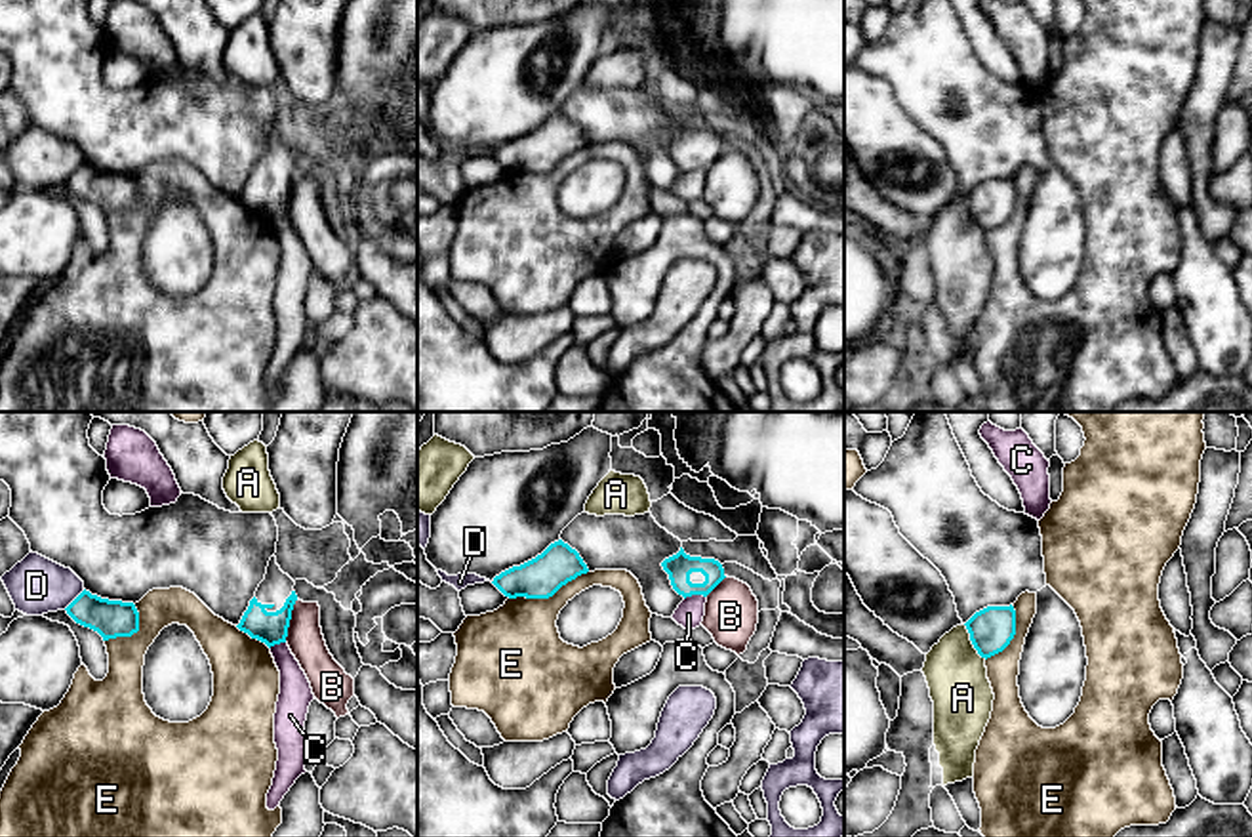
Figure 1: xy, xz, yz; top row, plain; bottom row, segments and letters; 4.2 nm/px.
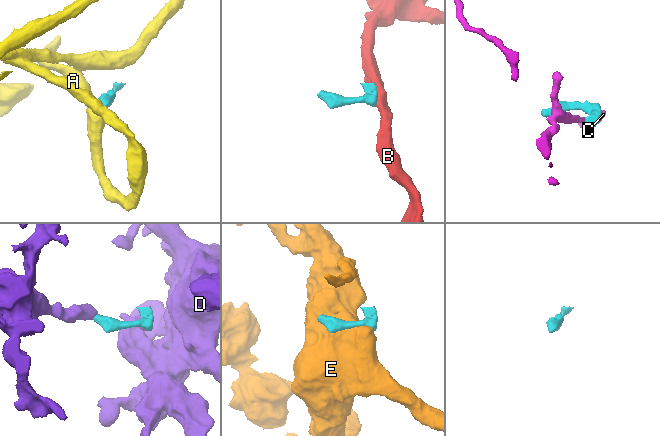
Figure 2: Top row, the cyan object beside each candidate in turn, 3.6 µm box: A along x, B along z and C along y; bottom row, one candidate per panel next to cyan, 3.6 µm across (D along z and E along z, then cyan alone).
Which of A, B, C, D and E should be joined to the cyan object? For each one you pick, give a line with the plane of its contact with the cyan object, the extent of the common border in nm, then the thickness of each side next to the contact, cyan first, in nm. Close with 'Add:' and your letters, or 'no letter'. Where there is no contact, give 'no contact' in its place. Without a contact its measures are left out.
Add: no letter

